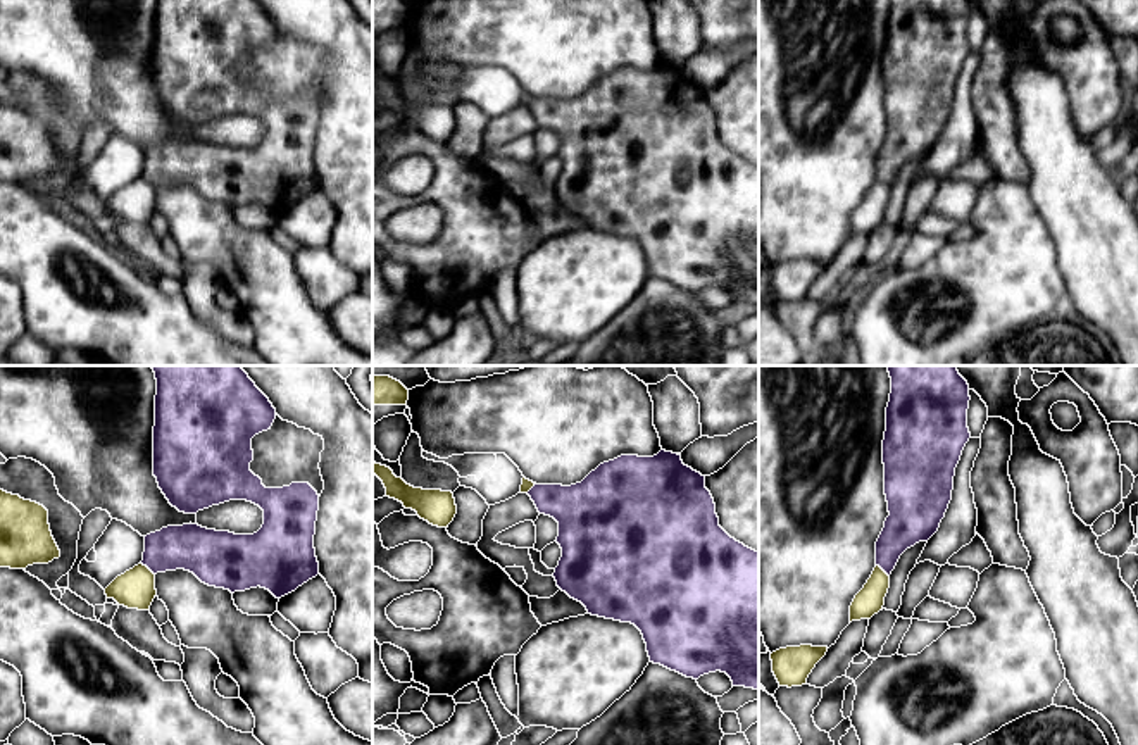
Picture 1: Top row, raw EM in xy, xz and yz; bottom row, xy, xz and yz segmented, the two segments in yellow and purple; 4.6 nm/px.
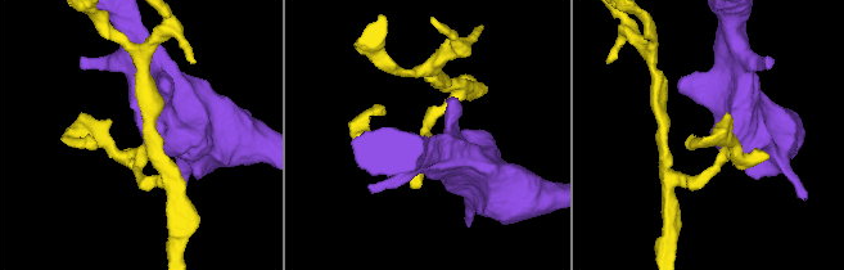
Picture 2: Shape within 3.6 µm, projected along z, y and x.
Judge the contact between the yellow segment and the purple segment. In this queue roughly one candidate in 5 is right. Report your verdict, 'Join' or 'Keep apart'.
Keep apart

